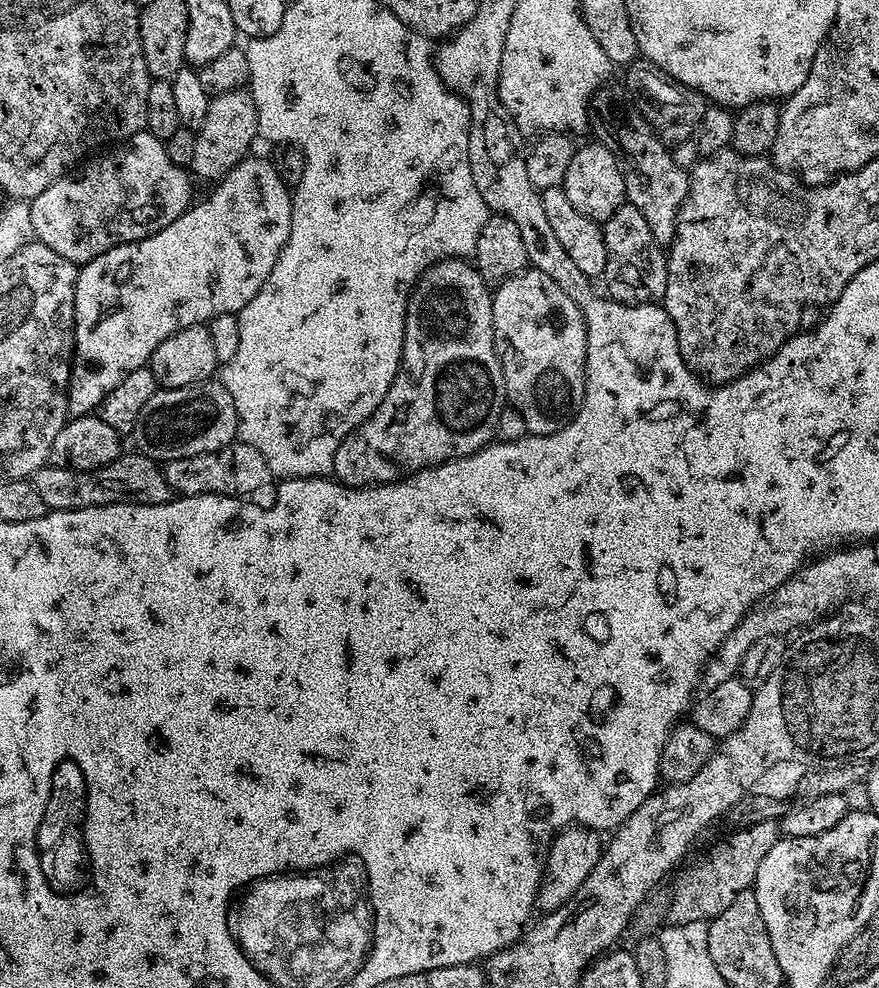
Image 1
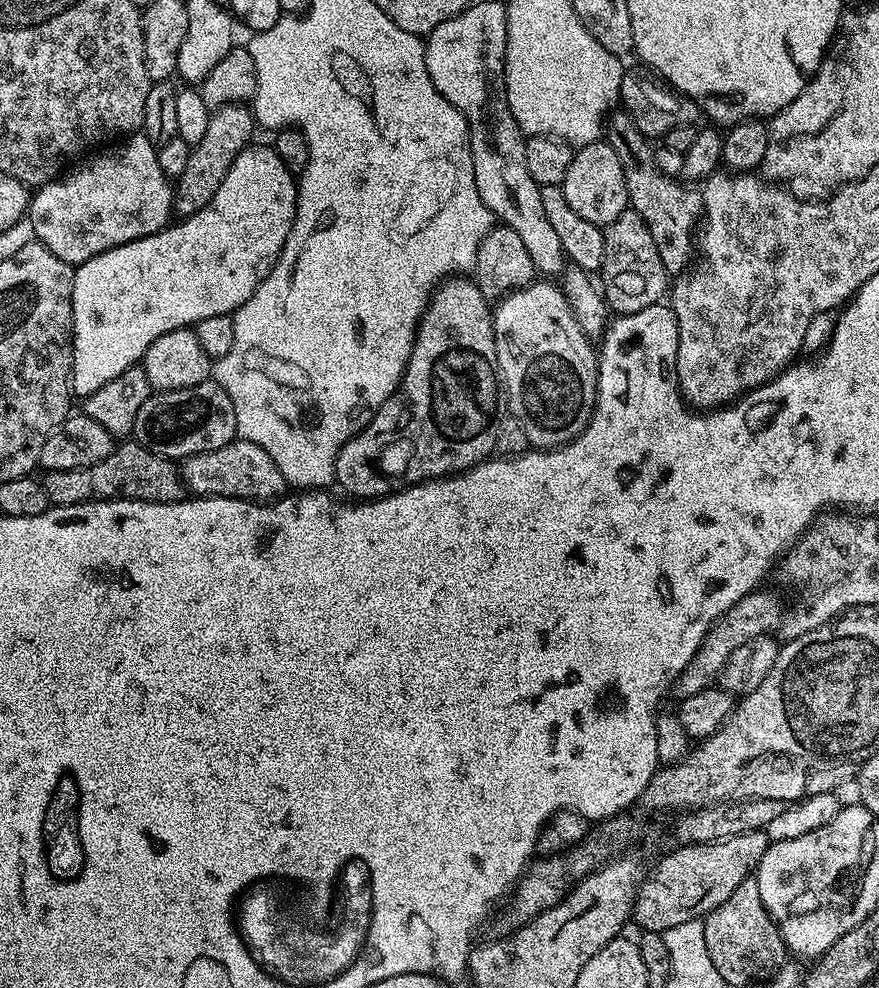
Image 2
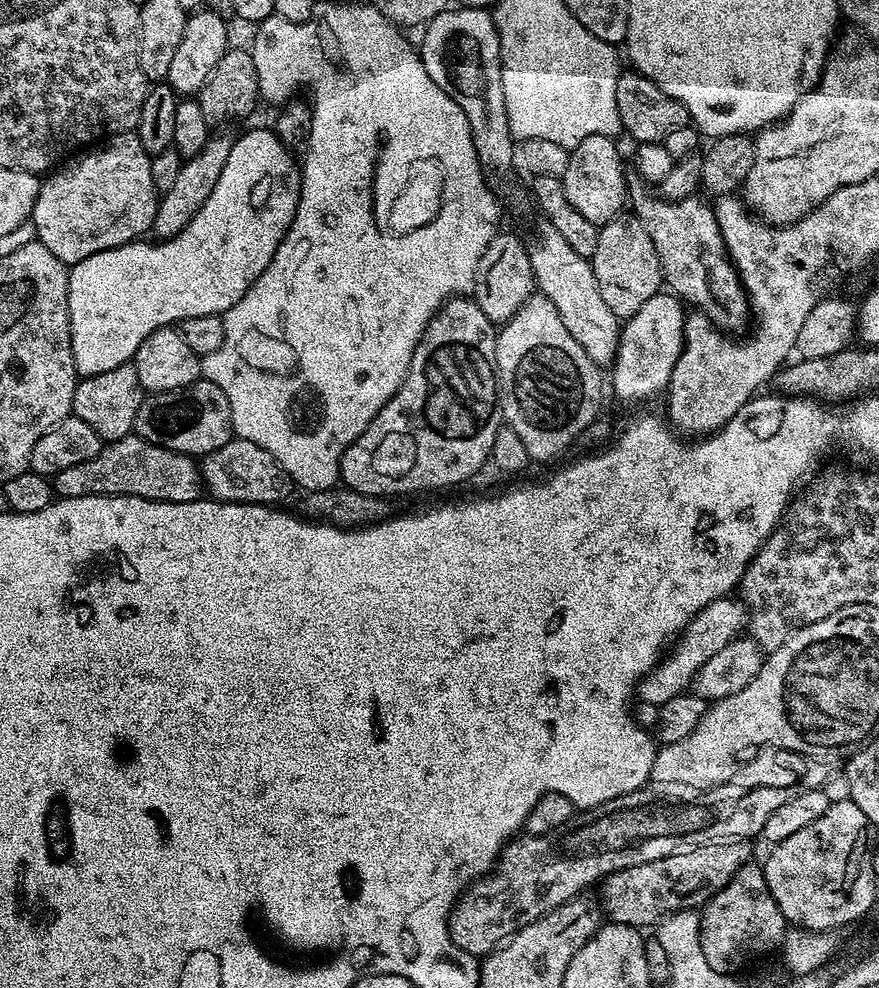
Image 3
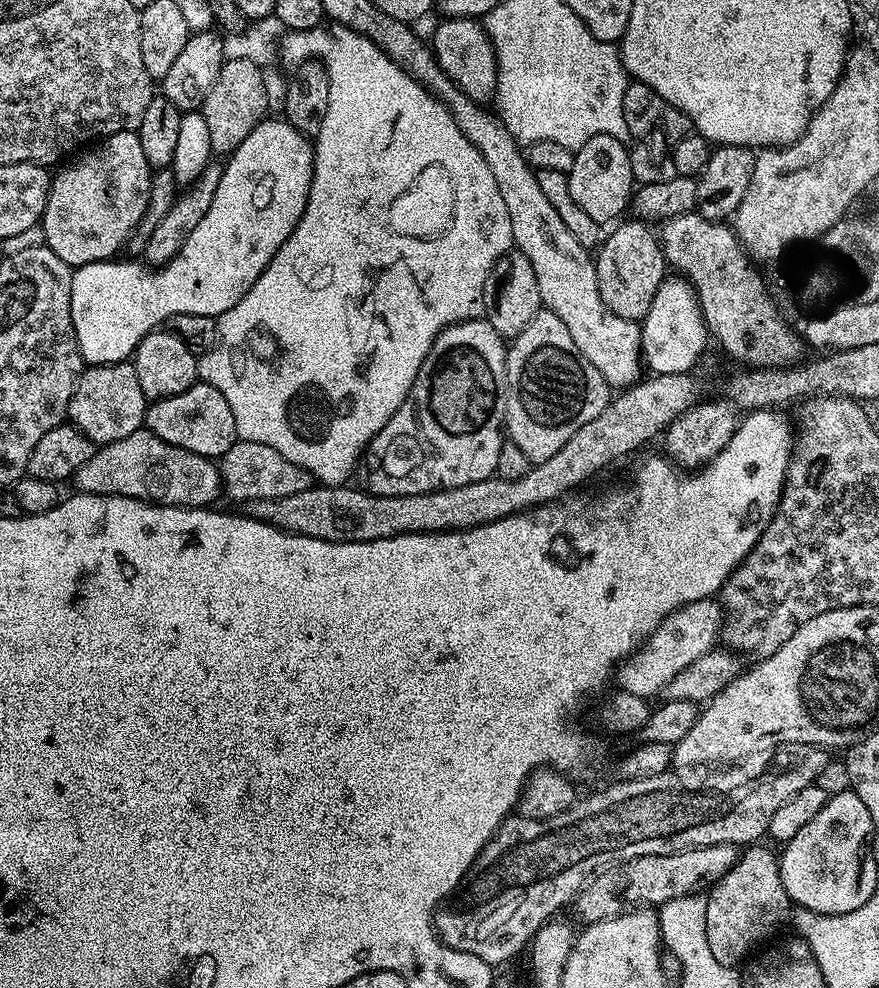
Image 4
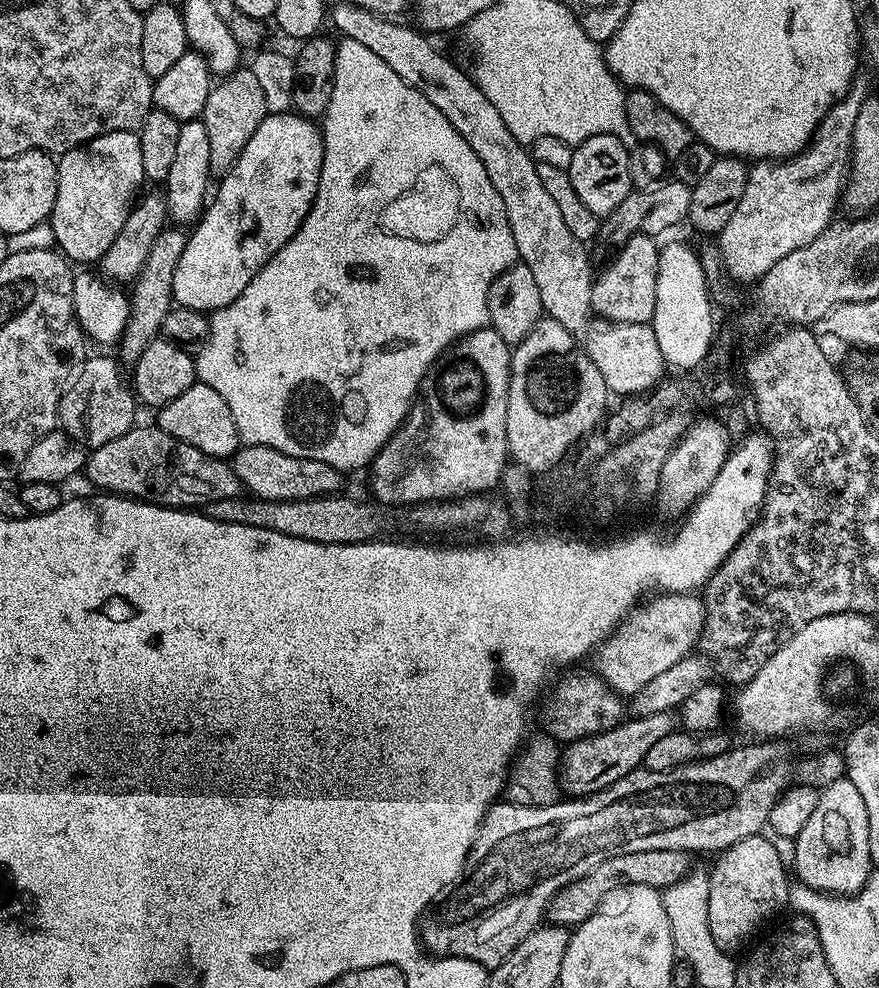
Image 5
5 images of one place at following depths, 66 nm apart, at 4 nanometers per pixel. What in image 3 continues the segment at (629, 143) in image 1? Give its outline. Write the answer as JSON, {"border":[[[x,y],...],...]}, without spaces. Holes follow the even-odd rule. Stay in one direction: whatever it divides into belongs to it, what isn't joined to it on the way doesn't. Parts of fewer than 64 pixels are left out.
{"border":[[[639,174],[628,176],[628,199],[631,211],[646,226],[646,234],[650,234],[650,242],[654,242],[654,250],[658,250],[660,274],[665,285],[668,284],[673,293],[681,301],[692,306],[699,306],[705,316],[709,316],[717,328],[728,334],[740,334],[750,324],[750,301],[744,284],[736,273],[736,266],[728,255],[728,247],[724,245],[722,230],[718,226],[716,209],[711,203],[703,204],[700,198],[688,196],[684,200],[666,200],[663,195],[656,196],[650,185]]]}

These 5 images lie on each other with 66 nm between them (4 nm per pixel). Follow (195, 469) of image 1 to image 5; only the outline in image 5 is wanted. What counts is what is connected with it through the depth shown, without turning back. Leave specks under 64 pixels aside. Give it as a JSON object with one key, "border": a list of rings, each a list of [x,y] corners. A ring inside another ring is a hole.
{"border":[[[244,444],[237,448],[230,460],[234,474],[240,480],[245,493],[260,500],[305,500],[315,496],[331,496],[339,493],[346,480],[345,473],[324,462],[314,462],[314,458],[294,458],[274,450],[270,446]]]}

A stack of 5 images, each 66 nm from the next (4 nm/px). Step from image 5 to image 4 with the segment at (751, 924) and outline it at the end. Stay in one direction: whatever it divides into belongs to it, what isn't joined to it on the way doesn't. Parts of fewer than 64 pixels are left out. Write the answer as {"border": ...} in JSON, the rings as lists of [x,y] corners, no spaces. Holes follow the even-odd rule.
{"border":[[[764,846],[745,847],[734,866],[706,892],[706,942],[710,942],[714,958],[729,966],[739,965],[740,959],[755,953],[765,943],[763,940],[790,916],[790,901],[786,886],[782,886],[777,853],[760,847]]]}

